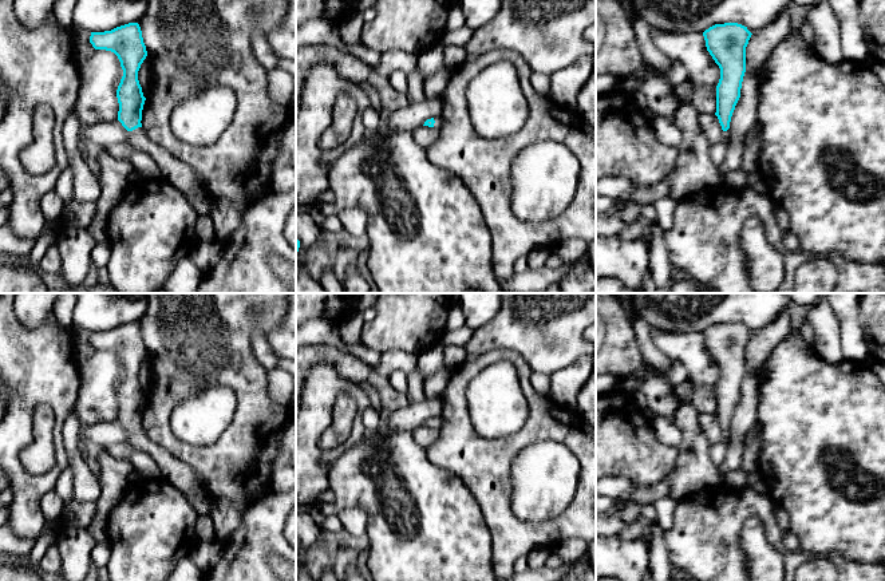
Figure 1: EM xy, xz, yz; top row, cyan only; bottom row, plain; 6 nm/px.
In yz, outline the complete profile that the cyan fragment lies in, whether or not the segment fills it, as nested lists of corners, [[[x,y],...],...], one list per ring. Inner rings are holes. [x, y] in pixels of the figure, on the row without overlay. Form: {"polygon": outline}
{"polygon": [[[738,323],[715,324],[703,332],[706,347],[720,368],[716,386],[716,412],[723,430],[723,443],[730,444],[730,422],[740,398],[746,372],[746,347],[751,337],[747,327]]]}

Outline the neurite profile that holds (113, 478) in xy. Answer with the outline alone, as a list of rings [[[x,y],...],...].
[[[106,448],[96,459],[100,467],[98,475],[100,495],[95,502],[96,514],[87,530],[95,544],[100,544],[107,541],[108,517],[122,499],[123,493],[130,483],[129,475],[134,471],[134,466],[129,461],[112,456]]]

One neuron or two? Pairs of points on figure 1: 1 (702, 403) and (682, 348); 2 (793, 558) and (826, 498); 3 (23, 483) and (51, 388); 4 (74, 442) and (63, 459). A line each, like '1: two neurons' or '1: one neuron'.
1: one neuron
2: two neurons
3: one neuron
4: two neurons

